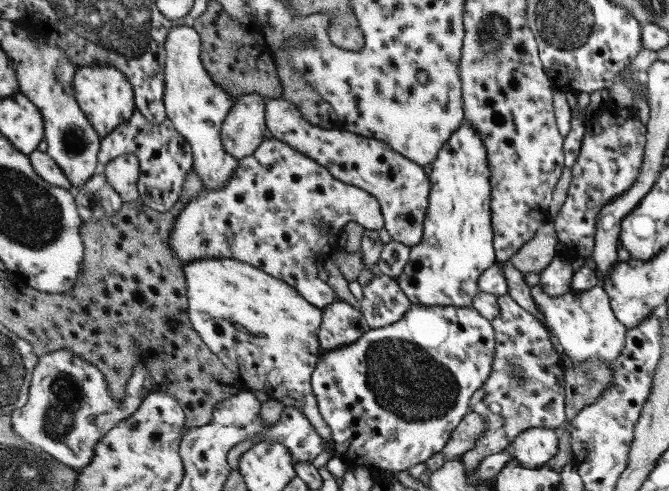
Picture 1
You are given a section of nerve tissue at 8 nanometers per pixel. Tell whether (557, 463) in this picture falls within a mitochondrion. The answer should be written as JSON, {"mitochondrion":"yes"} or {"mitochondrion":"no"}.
{"mitochondrion":"no"}

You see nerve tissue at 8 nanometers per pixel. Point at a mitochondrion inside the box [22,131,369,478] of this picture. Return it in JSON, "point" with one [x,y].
{"point":[55,425]}

